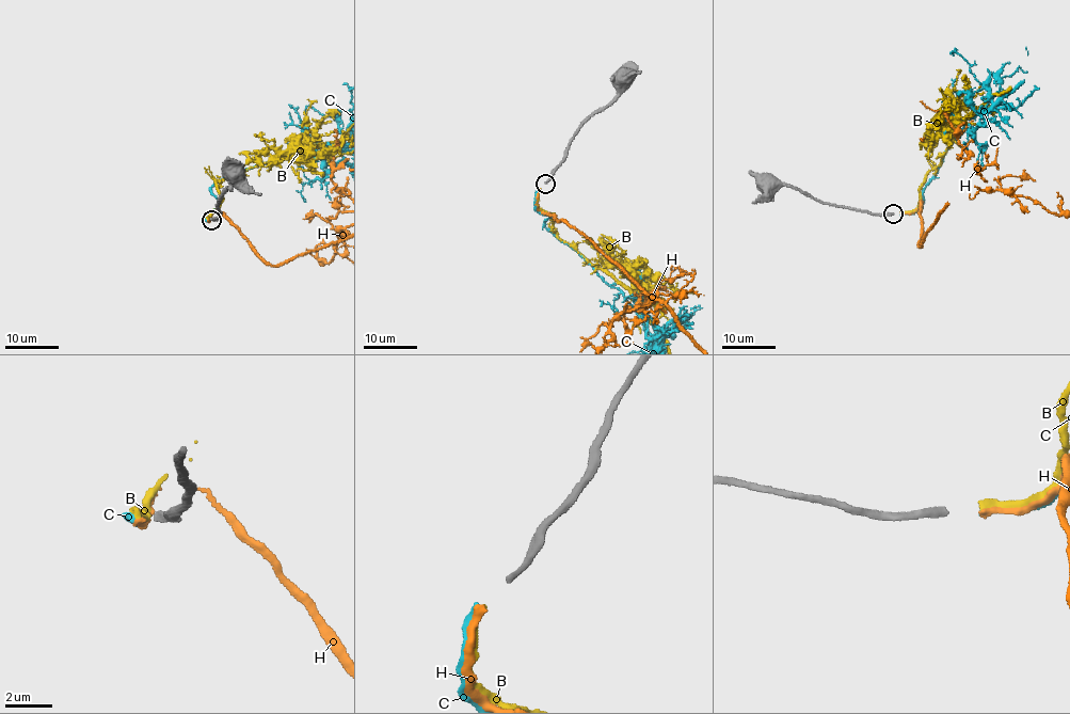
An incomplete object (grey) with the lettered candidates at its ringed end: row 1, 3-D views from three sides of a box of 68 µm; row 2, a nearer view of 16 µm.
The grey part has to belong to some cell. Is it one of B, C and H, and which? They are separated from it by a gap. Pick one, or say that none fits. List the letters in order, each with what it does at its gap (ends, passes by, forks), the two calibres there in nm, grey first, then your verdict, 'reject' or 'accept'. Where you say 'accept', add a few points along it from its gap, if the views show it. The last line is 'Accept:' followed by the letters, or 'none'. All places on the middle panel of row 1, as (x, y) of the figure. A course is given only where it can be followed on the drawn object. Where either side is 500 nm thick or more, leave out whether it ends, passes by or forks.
B: it ends there; 280 nm thick on the grey side, 300 nm on the other; reject
C: it ends there; 280 nm thick on the grey side, 280 nm on the other; reject
H: it ends there; 280 nm thick on the grey side, 300 nm on the other; accept
Accept: H

